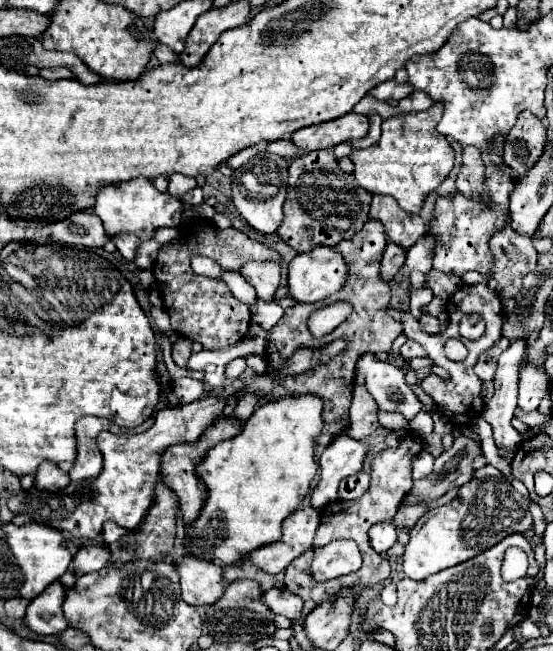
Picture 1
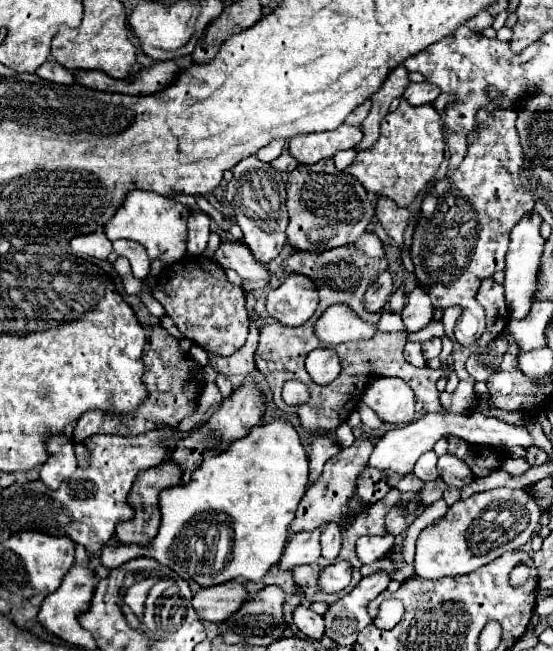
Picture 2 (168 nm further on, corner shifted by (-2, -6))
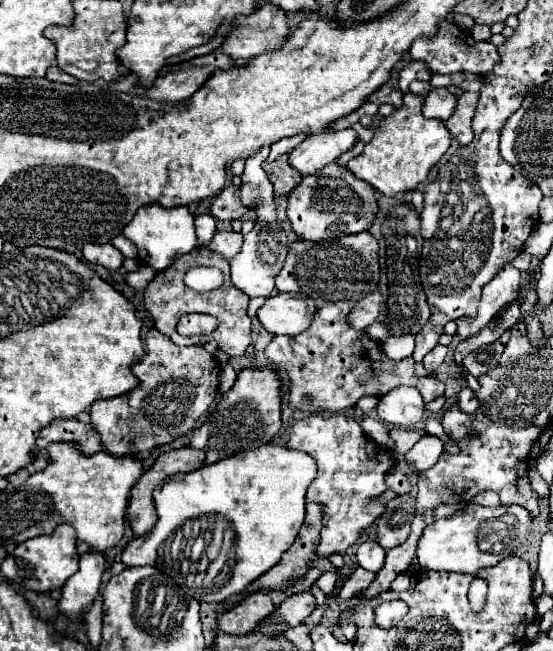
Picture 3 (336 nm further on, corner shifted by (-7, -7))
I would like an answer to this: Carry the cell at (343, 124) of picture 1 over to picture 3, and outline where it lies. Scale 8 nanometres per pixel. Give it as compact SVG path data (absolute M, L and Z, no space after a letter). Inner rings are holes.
M352 128L340 132L322 132L310 134L290 152L290 164L300 174L316 174L326 164L340 158L356 144L358 134Z

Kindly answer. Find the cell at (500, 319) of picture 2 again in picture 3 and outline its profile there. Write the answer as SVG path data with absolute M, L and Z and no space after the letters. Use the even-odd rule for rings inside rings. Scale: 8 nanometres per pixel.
M506 264L486 286L482 292L480 314L470 322L492 322L492 318L510 302L516 300L516 284L520 284L520 270Z

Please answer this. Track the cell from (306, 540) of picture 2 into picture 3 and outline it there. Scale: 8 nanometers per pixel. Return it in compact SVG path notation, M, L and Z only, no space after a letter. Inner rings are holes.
M310 414L298 420L290 430L288 448L310 454L318 464L318 474L306 494L307 503L320 502L324 506L324 526L314 554L344 554L354 542L358 542L362 530L368 528L386 508L386 504L376 504L370 500L386 490L384 476L392 470L392 450L372 442L372 438L362 432L360 424L344 414Z

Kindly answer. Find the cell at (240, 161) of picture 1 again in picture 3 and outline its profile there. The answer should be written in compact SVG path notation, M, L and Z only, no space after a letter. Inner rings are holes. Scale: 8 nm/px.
M296 134L296 136L290 136L290 138L282 138L280 142L276 142L276 144L270 148L270 154L268 154L266 160L272 162L272 160L276 160L276 158L282 156L282 154L290 154L290 152L294 150L294 146L298 146L304 138L306 138L304 134Z

